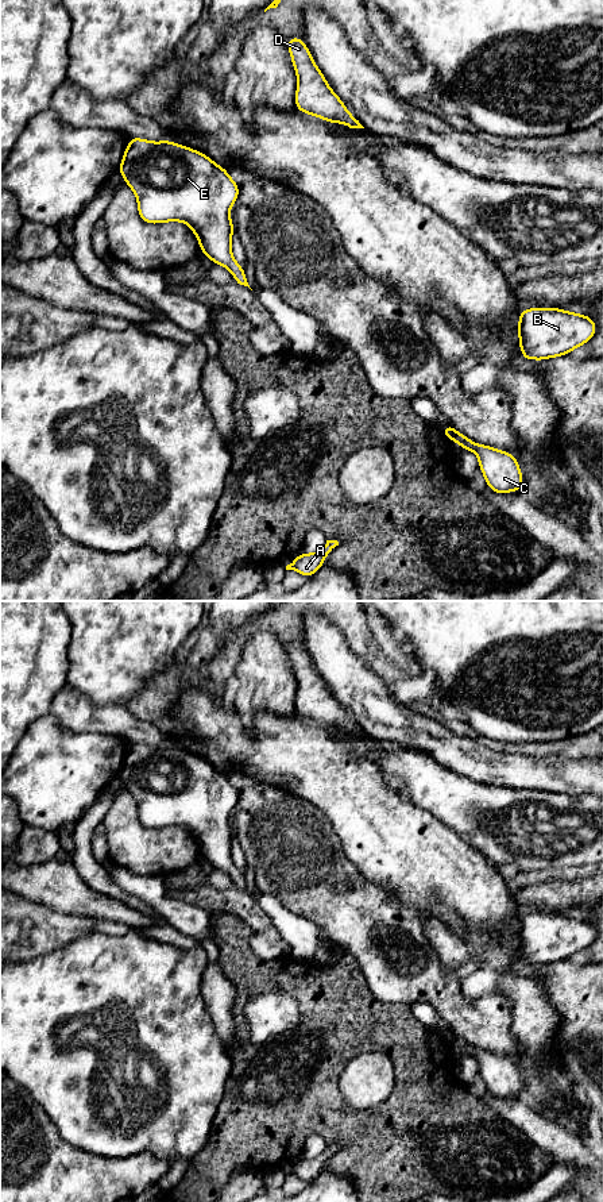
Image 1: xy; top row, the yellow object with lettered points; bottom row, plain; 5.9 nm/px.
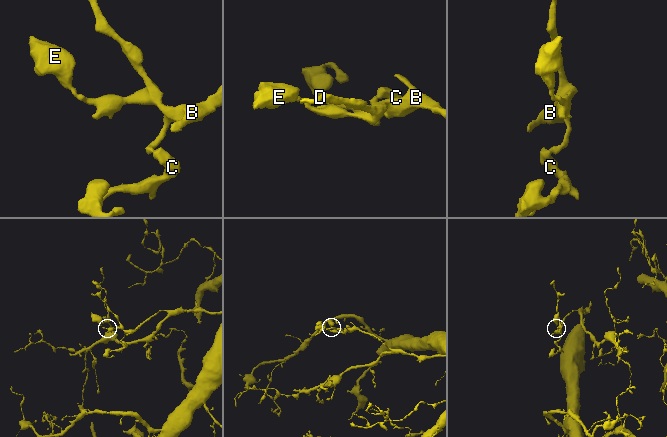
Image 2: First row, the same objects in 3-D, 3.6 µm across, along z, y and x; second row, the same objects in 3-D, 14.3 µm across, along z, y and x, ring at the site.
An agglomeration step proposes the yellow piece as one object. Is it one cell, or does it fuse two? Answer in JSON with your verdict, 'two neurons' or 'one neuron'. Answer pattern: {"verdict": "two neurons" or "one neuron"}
{"verdict": "two neurons"}

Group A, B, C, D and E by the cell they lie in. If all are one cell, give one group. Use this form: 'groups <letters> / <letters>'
groups A C / B D E

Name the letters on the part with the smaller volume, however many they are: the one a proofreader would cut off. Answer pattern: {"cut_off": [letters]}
{"cut_off": ["A", "C"]}

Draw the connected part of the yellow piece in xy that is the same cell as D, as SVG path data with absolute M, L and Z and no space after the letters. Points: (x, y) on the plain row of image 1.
M293 642L286 651L297 677L295 713L329 728L343 728L349 733L364 733L329 693L324 679L316 671L312 658L302 648L301 643Z

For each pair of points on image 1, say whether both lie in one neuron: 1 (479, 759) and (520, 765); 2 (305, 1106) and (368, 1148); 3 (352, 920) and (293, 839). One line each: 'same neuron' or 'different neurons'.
1: same neuron
2: same neuron
3: same neuron

